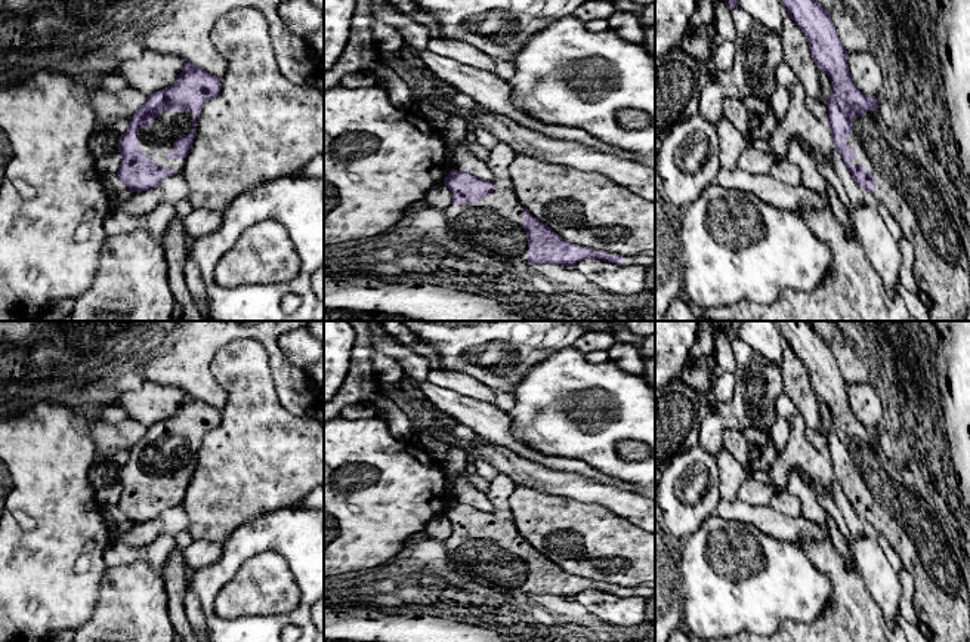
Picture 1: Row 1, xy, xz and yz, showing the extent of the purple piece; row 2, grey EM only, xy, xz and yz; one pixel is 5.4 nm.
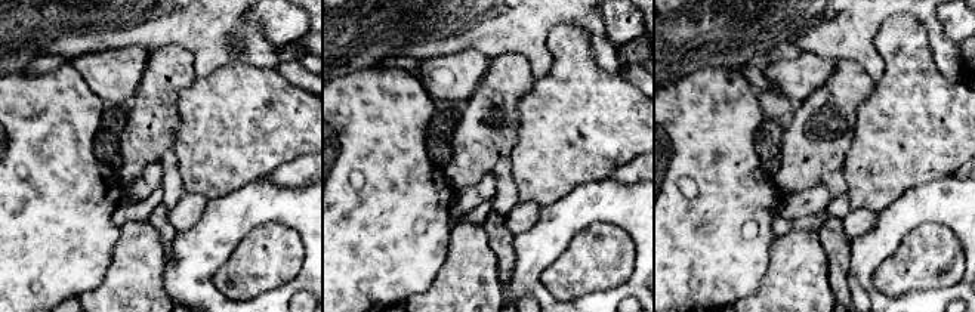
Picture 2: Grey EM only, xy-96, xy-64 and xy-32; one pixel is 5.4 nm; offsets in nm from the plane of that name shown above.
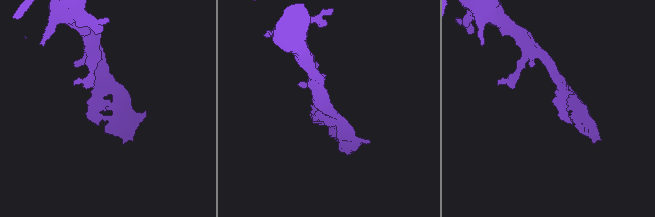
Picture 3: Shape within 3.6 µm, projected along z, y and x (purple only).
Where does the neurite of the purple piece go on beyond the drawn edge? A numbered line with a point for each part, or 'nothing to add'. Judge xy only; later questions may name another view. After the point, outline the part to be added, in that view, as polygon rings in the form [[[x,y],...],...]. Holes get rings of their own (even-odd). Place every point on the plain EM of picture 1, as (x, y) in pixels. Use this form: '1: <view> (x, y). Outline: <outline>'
1: xy (157, 472). Outline: [[[164,442],[148,460],[138,463],[138,475],[143,479],[146,490],[154,490],[166,501],[183,501],[185,490],[169,491],[167,485],[173,482],[173,473],[180,466],[188,466],[194,460],[194,444],[191,442]]]

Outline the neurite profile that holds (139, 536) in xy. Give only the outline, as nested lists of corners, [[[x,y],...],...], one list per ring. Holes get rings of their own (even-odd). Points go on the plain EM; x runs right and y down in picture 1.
[[[157,518],[142,524],[132,524],[129,531],[121,535],[120,541],[133,549],[143,549],[160,534],[163,534],[163,522]]]

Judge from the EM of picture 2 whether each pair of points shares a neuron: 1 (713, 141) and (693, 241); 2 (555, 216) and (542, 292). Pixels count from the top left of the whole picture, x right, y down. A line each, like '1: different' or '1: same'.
1: same
2: same

